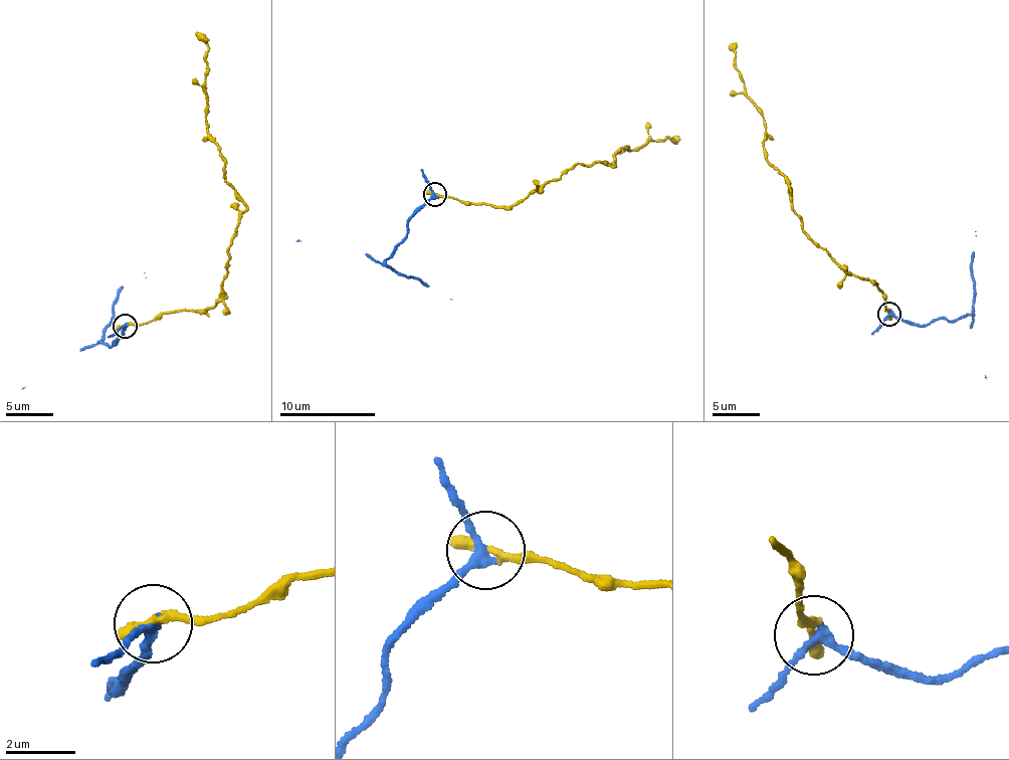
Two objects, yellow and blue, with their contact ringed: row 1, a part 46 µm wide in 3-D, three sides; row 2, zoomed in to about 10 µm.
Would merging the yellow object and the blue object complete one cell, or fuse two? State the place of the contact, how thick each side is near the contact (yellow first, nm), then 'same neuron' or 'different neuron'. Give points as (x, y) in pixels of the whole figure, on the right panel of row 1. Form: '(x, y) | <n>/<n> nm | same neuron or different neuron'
(888, 314) | 360/240 nm | same neuron

